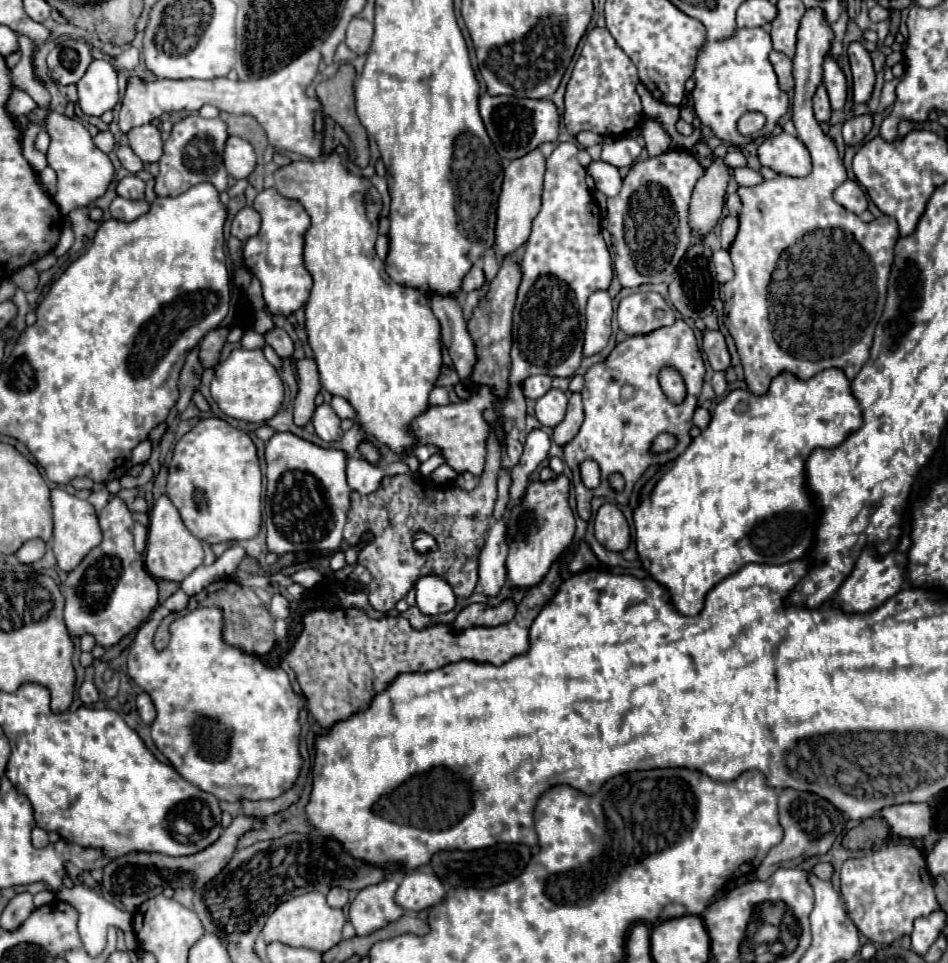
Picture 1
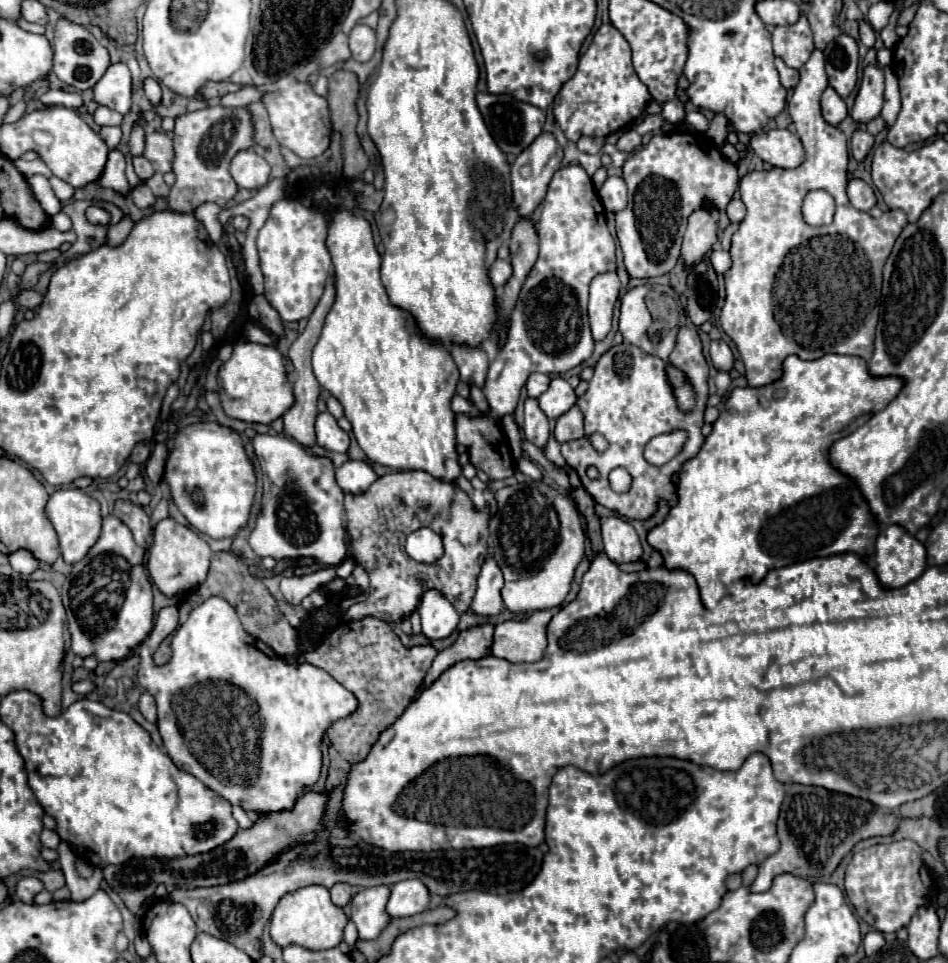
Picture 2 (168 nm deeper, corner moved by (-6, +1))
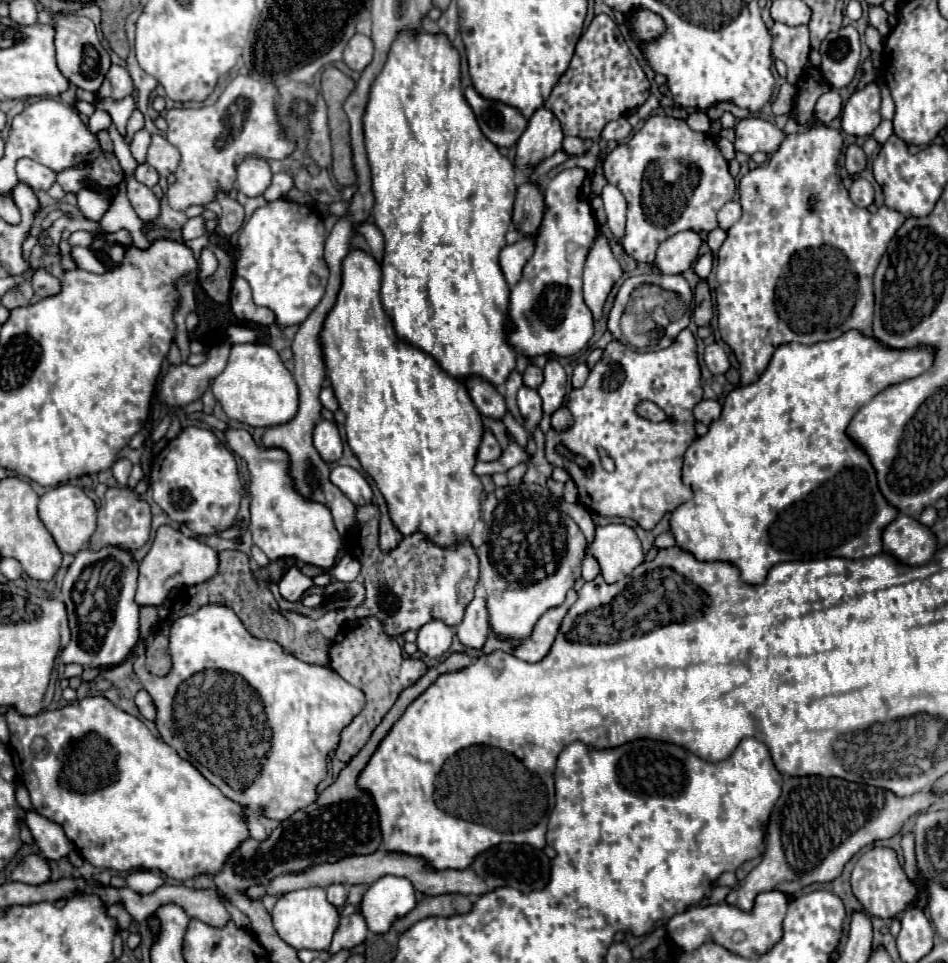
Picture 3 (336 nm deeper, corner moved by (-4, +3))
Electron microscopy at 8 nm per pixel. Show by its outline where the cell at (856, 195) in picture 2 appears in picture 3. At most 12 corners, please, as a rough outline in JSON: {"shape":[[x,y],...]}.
{"shape":[[855,178],[849,196],[857,206],[873,204],[873,186]]}

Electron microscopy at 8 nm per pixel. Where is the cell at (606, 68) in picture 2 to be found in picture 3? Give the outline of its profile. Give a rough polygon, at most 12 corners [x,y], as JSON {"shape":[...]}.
{"shape":[[599,14],[545,108],[599,140],[649,98],[619,26]]}

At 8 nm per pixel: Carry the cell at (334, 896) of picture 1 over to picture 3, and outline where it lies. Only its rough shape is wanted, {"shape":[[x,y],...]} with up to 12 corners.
{"shape":[[331,884],[327,900],[333,906],[343,906],[347,888],[343,884]]}

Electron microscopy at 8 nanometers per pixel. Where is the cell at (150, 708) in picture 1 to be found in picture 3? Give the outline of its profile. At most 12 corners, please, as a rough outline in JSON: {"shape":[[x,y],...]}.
{"shape":[[137,692],[135,704],[147,720],[155,720],[149,692]]}

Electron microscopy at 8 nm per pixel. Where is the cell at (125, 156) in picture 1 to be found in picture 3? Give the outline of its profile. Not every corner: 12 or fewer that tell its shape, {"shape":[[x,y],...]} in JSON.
{"shape":[[149,164],[137,166],[135,178],[153,188],[159,174]]}

